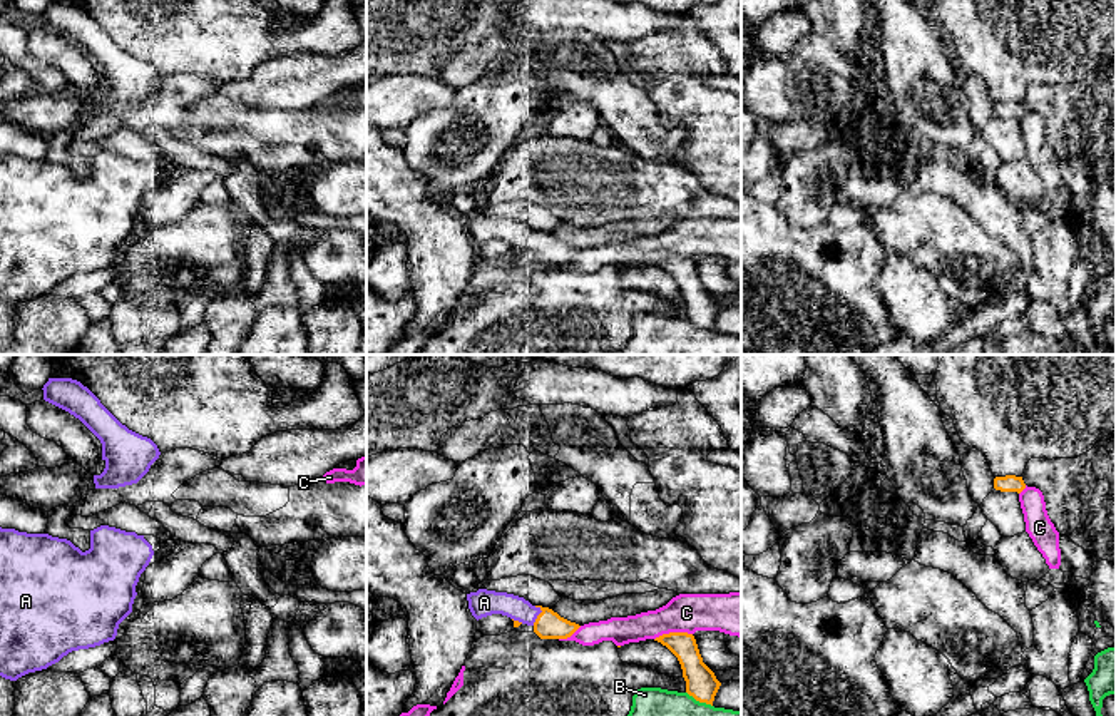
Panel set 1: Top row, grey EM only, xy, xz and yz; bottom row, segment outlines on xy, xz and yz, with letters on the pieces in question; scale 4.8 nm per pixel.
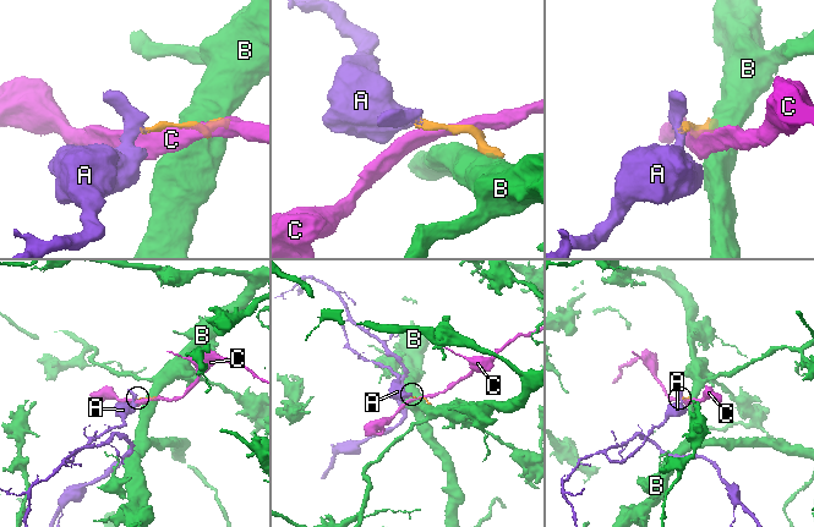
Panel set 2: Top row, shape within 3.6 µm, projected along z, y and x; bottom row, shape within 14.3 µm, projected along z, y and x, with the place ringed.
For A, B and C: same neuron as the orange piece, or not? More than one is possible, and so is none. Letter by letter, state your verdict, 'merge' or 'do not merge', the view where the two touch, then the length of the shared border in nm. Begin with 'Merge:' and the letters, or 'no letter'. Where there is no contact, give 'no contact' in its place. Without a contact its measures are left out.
Merge: A
A: merge; meets orange in xz; contact 100 nm long
B: do not merge; meets orange in xz; contact 150 nm long
C: do not merge; meets orange in xz; contact 190 nm long

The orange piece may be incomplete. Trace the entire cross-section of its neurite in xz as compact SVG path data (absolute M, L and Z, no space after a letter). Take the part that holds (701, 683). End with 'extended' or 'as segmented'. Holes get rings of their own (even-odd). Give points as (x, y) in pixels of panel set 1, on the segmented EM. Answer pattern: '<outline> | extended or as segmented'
M669 632L654 641L666 646L678 657L686 681L686 693L696 701L713 706L721 683L703 662L694 636L688 632Z | as segmented

